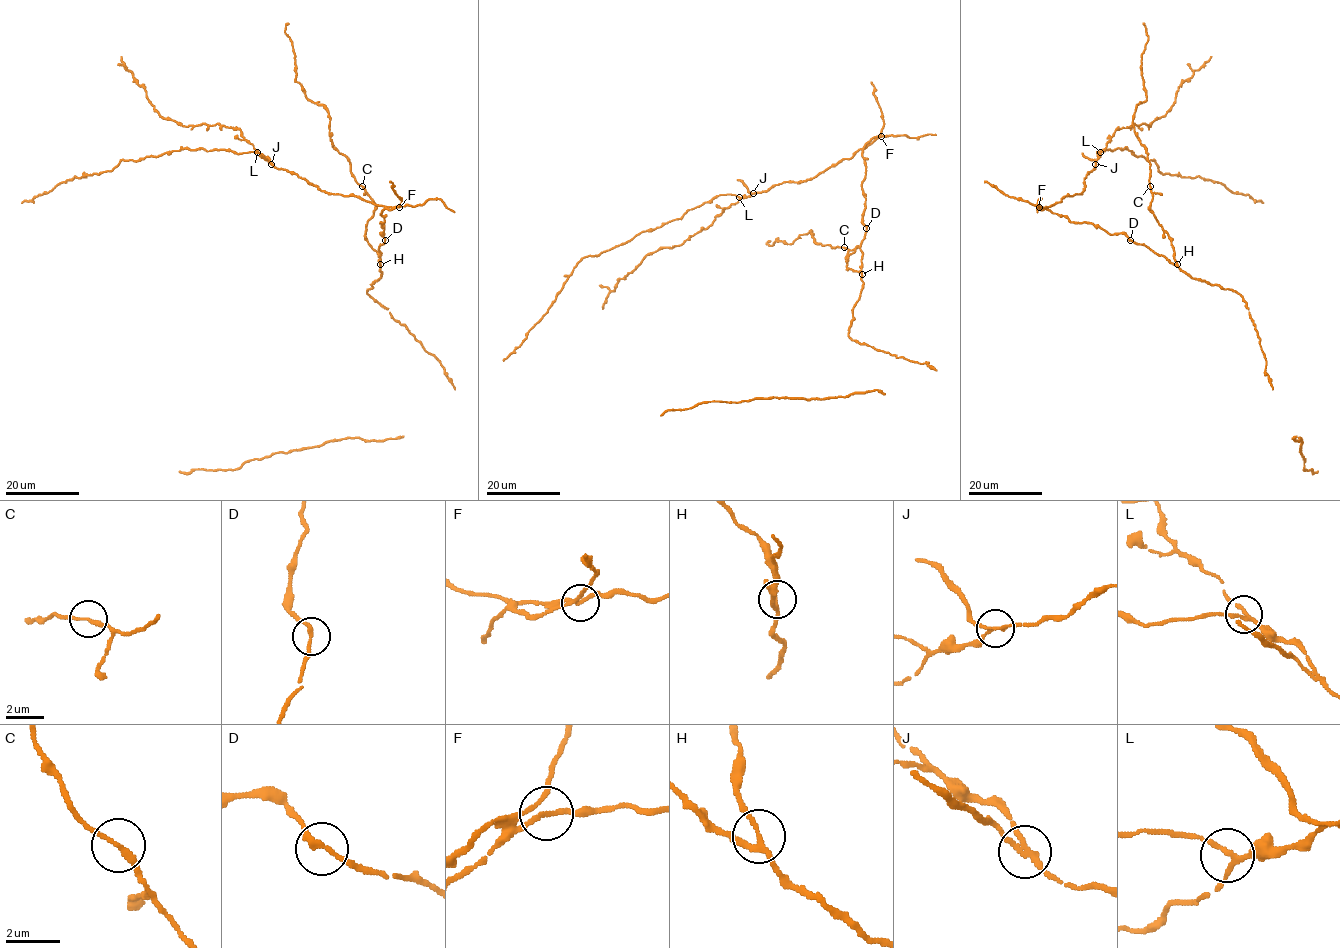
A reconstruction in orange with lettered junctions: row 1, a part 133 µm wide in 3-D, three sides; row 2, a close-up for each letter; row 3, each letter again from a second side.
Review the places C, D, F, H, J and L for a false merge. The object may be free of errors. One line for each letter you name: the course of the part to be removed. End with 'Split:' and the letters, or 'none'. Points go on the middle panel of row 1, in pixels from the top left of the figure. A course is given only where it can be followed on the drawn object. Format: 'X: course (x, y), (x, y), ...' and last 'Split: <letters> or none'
J: course (753, 193), (737, 180)
Split: J

